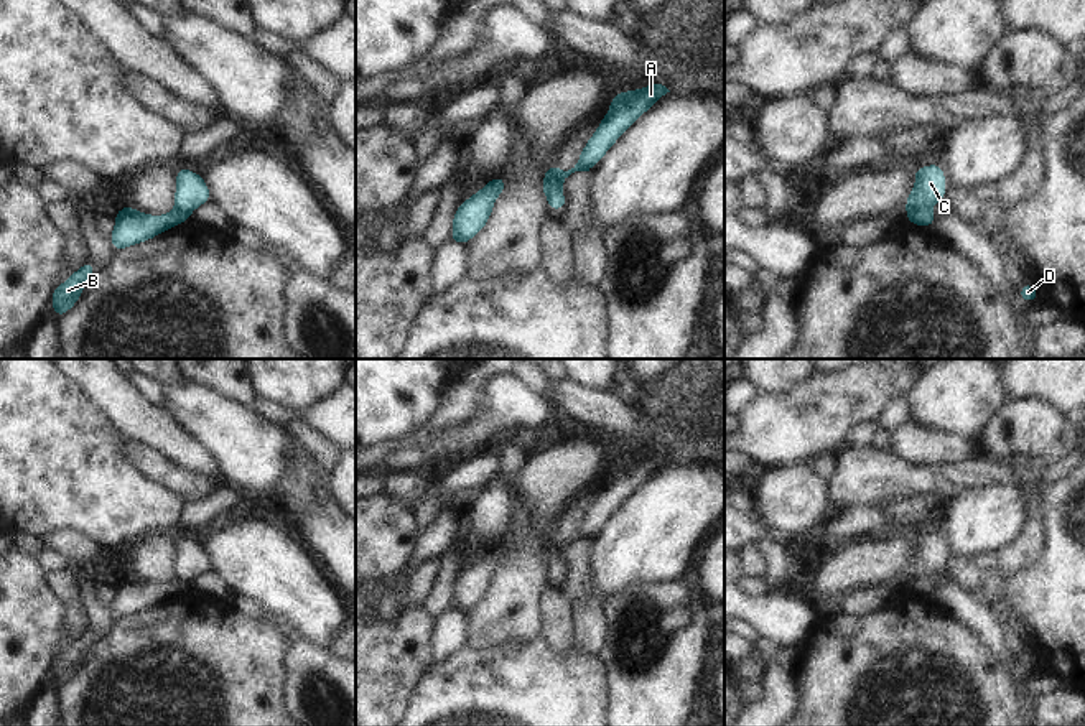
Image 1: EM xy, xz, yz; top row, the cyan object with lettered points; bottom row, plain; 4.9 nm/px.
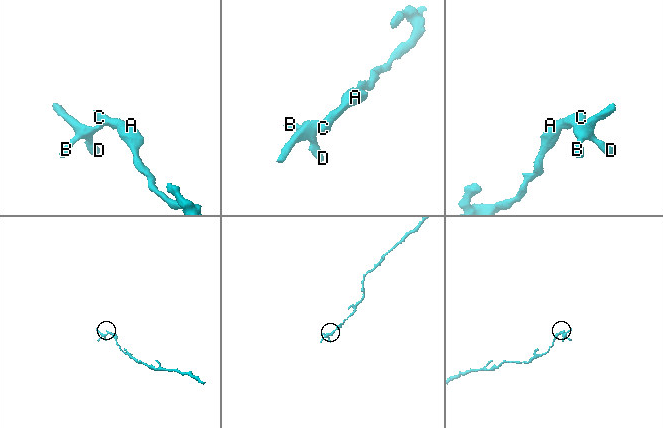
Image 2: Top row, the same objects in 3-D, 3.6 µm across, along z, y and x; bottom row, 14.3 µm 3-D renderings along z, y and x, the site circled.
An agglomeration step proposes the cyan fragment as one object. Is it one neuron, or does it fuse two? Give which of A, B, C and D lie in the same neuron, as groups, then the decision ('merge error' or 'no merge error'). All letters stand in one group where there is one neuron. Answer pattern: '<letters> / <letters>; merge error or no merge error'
A C / B D; merge error

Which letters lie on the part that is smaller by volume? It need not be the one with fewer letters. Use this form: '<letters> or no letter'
B, D

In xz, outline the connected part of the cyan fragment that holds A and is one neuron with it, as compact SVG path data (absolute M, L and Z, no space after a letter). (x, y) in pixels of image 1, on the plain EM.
M650 453L636 459L624 459L612 464L609 479L599 491L599 496L586 510L576 533L561 540L558 535L550 533L545 540L545 565L550 578L561 579L566 575L561 560L563 550L575 540L589 540L594 537L608 519L621 507L621 504L655 471L670 461L662 453Z

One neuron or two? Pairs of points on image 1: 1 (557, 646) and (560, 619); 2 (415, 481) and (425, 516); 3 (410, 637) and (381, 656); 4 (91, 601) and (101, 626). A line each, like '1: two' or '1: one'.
1: one
2: one
3: one
4: one

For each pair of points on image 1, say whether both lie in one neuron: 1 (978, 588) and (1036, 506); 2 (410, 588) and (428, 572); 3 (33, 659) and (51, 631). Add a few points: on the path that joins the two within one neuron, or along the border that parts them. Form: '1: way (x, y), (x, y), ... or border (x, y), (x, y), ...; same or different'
1: way (1000, 572), (1031, 540), (1034, 527); same
2: way (415, 585), (423, 577); same
3: way (33, 652), (45, 637); same

